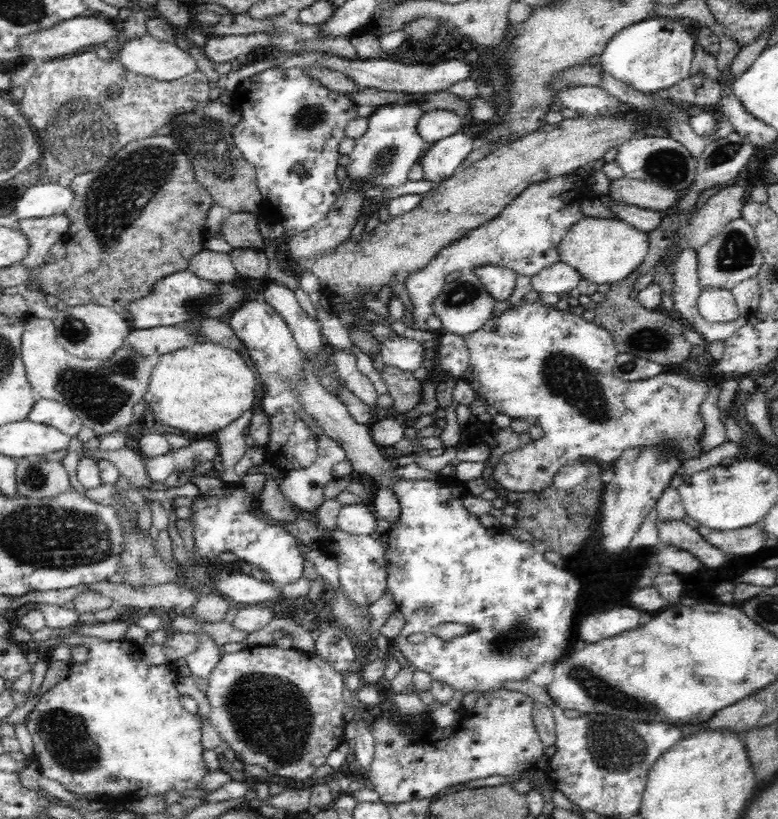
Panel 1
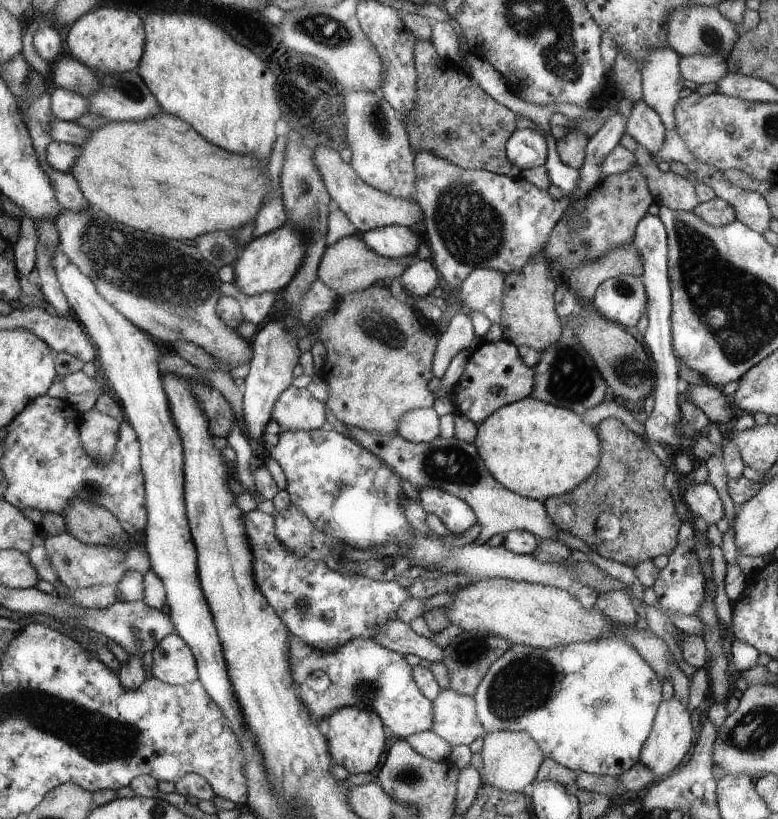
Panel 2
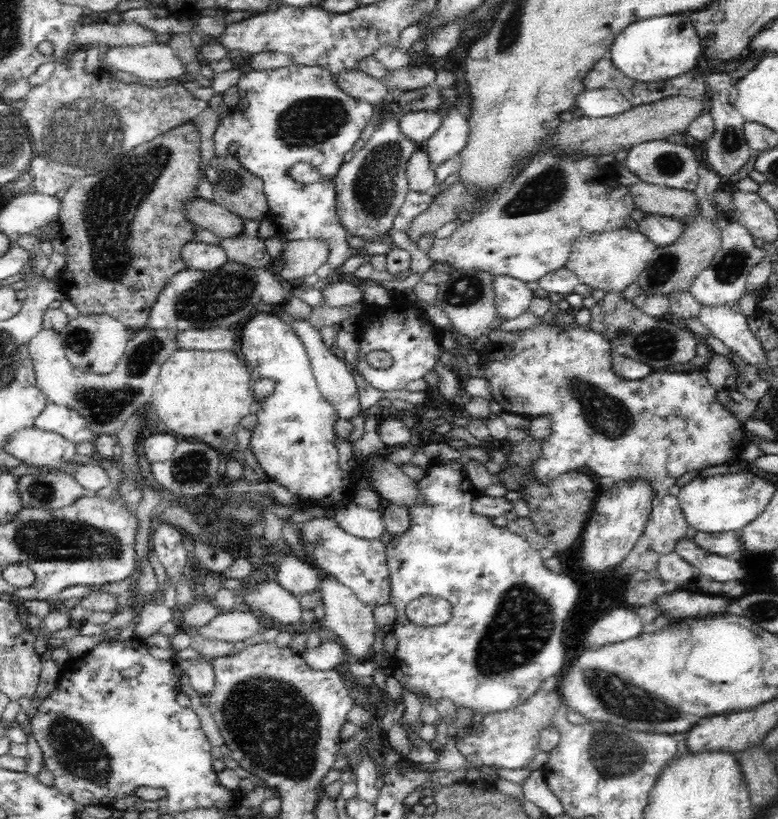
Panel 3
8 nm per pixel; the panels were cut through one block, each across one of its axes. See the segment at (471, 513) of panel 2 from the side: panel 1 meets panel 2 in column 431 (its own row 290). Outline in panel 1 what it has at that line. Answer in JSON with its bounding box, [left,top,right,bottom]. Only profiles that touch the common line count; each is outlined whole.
[471,265,517,300]

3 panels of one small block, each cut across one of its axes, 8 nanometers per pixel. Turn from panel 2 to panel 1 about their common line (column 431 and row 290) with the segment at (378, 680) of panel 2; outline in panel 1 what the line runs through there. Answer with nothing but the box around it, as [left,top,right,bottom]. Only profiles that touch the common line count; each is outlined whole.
[696,288,739,323]

